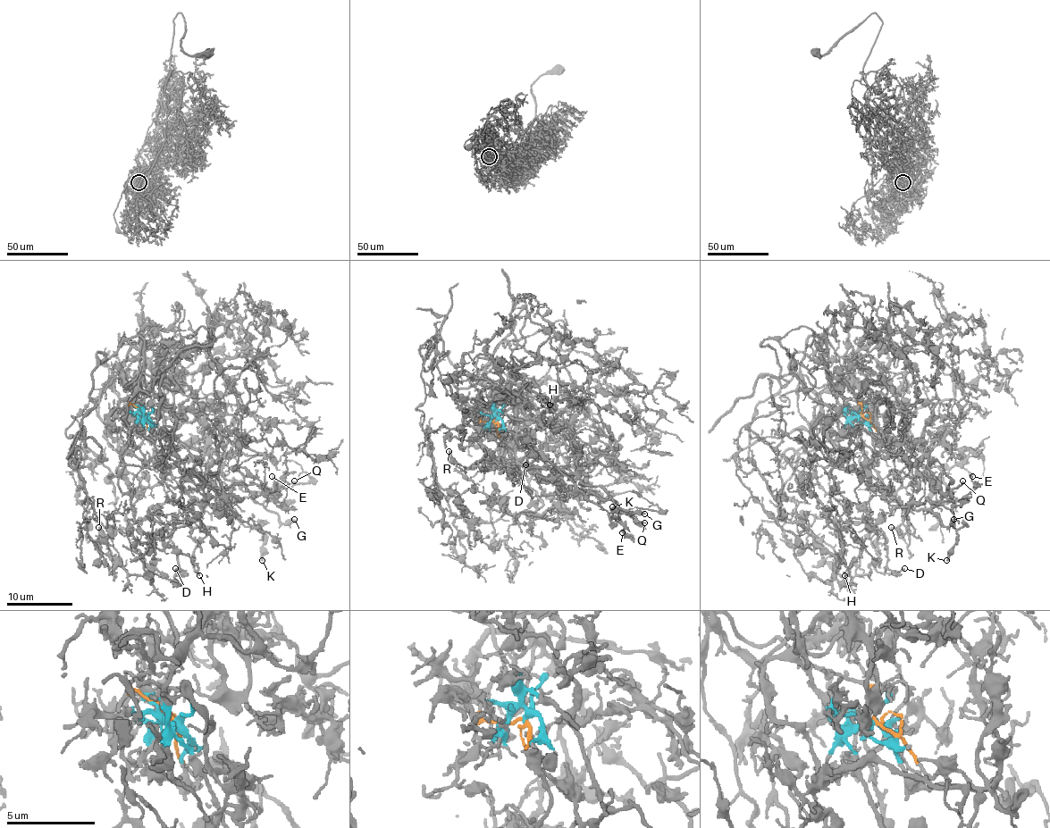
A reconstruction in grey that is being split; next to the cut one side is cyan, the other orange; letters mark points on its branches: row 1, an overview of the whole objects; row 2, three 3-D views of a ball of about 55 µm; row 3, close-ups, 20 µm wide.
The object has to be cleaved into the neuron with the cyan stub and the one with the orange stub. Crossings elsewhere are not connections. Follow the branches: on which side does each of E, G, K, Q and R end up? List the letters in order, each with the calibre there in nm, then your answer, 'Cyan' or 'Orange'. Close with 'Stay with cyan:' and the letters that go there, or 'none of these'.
E: Thickness 140 nm. Cyan
G: Thickness 380 nm. Cyan
K: Thickness 240 nm. Cyan
Q: Thickness 160 nm. Cyan
R: Thickness 240 nm. Orange
Stay with cyan: E, G, K, Q

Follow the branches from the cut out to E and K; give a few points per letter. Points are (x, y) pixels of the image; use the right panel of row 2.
E: (861, 415), (850, 423), (864, 461), (902, 506), (927, 497), (940, 504), (961, 500), (974, 485), (972, 475)
K: (861, 415), (850, 422), (852, 433), (889, 494), (902, 506), (930, 510), (956, 531), (946, 561)

